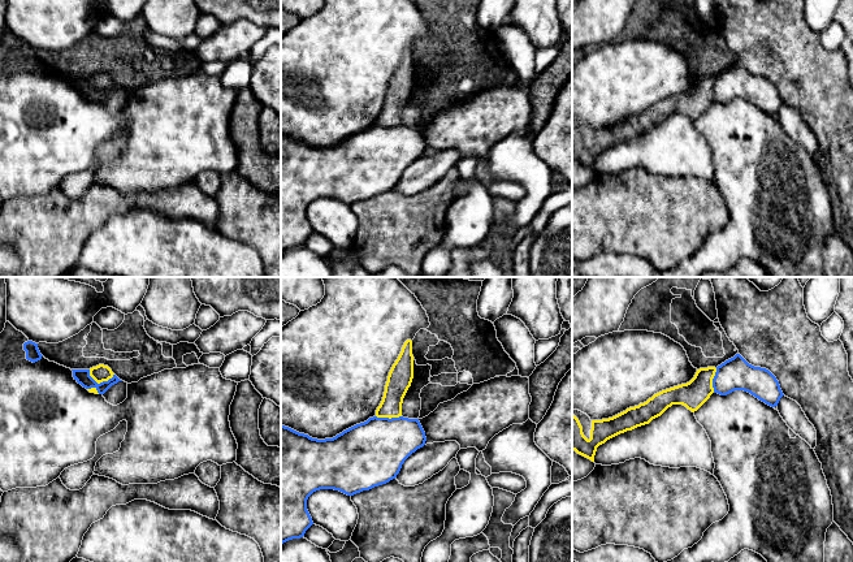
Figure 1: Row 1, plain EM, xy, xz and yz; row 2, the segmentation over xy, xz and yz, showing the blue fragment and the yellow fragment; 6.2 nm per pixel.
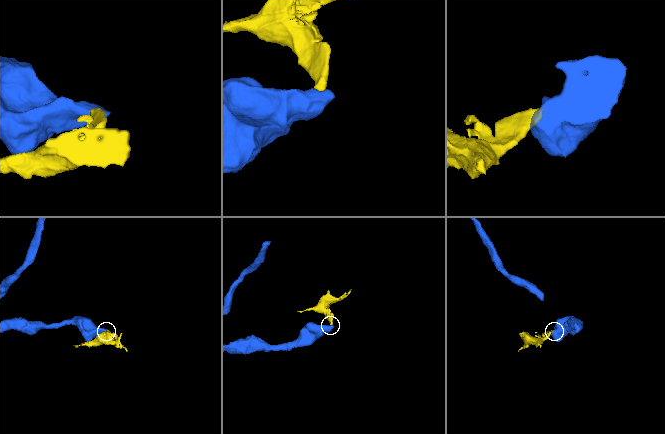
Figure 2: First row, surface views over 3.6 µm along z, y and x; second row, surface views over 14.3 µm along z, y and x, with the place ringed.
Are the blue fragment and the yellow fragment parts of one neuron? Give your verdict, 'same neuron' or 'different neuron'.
different neuron

